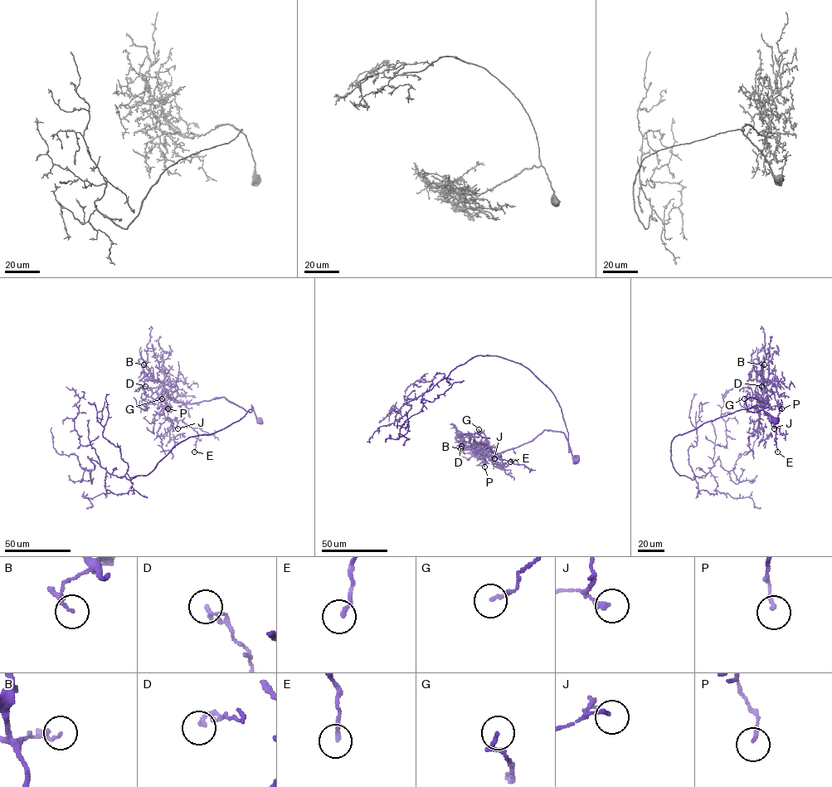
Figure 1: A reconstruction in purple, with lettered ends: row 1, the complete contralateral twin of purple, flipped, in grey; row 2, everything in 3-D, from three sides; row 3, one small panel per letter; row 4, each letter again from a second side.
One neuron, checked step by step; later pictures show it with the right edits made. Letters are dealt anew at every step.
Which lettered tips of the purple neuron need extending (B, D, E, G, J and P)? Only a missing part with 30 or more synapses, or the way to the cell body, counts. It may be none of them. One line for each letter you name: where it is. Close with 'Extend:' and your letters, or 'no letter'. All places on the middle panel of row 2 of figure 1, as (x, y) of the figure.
Extend: no letter

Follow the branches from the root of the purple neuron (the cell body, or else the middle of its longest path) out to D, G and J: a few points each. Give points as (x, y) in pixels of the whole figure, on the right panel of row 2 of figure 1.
D: (776, 421), (762, 410), (747, 410), (745, 400), (748, 398), (768, 402), (765, 398), (763, 401), (761, 386)
G: (776, 421), (762, 410), (747, 410), (748, 398), (767, 403), (765, 398), (747, 393), (744, 398)
J: (776, 421), (762, 410), (748, 411), (745, 400), (754, 398), (767, 403), (765, 398), (764, 411), (774, 428)

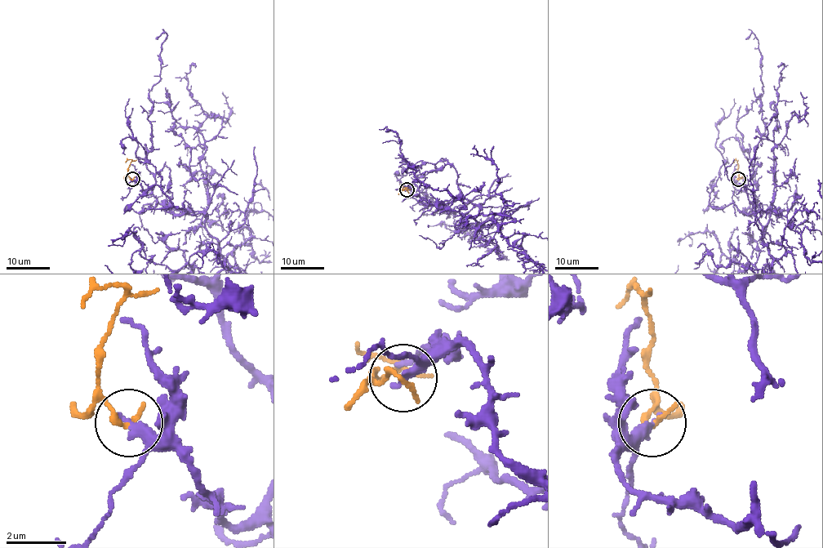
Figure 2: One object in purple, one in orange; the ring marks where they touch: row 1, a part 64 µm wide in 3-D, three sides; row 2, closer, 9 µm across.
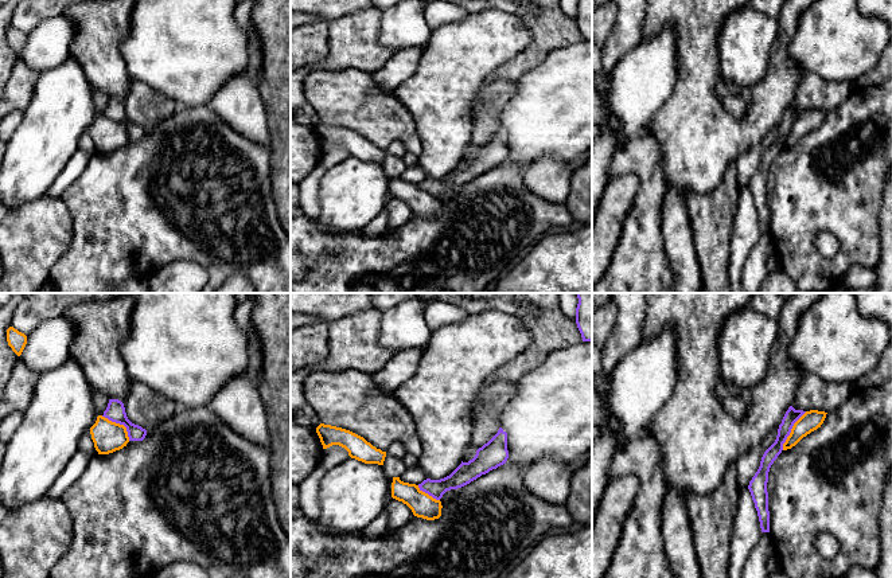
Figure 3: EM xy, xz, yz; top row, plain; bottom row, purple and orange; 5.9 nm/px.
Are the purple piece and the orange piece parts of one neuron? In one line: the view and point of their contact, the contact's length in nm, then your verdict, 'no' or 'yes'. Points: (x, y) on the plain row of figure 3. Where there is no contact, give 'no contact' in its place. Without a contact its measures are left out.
yz (790, 129) | 280 nm | no

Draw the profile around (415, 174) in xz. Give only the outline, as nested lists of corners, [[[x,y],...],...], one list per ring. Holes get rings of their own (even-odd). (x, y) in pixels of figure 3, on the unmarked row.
[[[416,164],[413,167],[406,167],[405,171],[400,175],[400,179],[409,183],[421,183],[426,179],[425,172]]]

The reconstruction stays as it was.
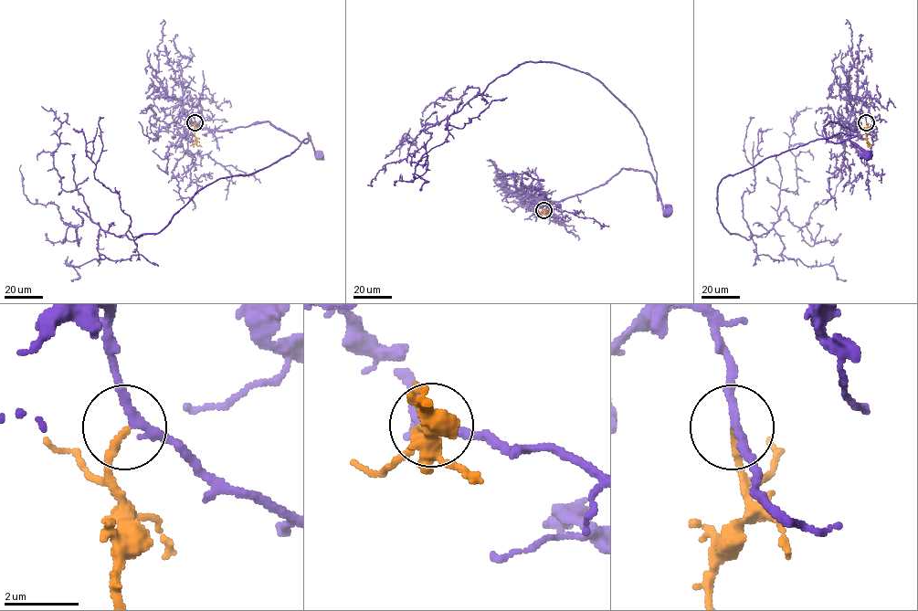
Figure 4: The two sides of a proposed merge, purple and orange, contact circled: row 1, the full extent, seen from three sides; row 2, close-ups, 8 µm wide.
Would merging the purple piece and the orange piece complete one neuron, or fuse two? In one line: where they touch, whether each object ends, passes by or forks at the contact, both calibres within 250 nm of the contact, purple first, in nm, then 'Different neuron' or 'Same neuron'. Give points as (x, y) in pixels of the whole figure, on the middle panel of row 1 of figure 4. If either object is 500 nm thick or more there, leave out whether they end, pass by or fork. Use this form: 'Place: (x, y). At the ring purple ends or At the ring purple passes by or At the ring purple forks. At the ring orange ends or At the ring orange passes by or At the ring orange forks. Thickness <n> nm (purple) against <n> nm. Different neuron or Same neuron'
Place: (543, 210). At the ring purple passes by. At the ring orange ends. Thickness 200 nm (purple) against 200 nm. Same neuron

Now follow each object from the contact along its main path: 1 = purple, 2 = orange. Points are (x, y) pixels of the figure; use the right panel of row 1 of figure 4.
1: (866, 122), (863, 116), (852, 131), (831, 121), (824, 126), (828, 142), (849, 140), (868, 156)
2: (866, 122), (864, 132), (870, 146)

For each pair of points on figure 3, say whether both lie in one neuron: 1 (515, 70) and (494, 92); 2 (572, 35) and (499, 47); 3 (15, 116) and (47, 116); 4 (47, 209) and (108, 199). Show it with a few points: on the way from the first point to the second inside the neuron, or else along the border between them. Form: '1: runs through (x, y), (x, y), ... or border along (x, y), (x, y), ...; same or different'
1: border along (514, 79), (497, 79), (487, 84); different
2: border along (517, 15), (528, 28), (530, 42), (506, 62); different
3: border along (24, 110), (24, 116), (14, 133); different
4: border along (61, 198), (70, 215), (73, 237); different

